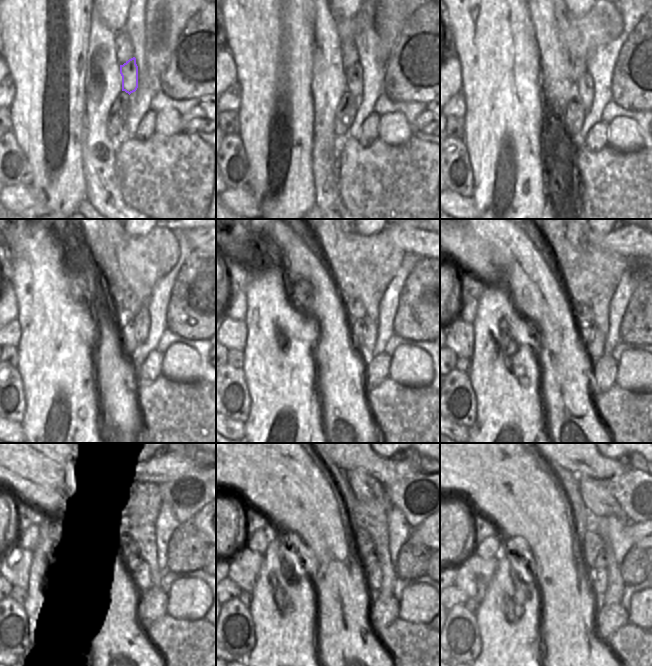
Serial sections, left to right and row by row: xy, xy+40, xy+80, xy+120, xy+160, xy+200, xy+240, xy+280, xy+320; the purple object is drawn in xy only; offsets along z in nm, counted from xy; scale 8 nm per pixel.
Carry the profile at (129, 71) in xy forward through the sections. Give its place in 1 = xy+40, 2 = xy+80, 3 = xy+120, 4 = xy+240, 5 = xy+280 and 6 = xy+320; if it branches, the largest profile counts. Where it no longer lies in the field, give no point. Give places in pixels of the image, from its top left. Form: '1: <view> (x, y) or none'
1: xy+40 (354, 85)
2: xy+80 (584, 86)
3: xy+120 (141, 321)
4: xy+240 (147, 570)
5: xy+280 (373, 575)
6: xy+320 (598, 578)

